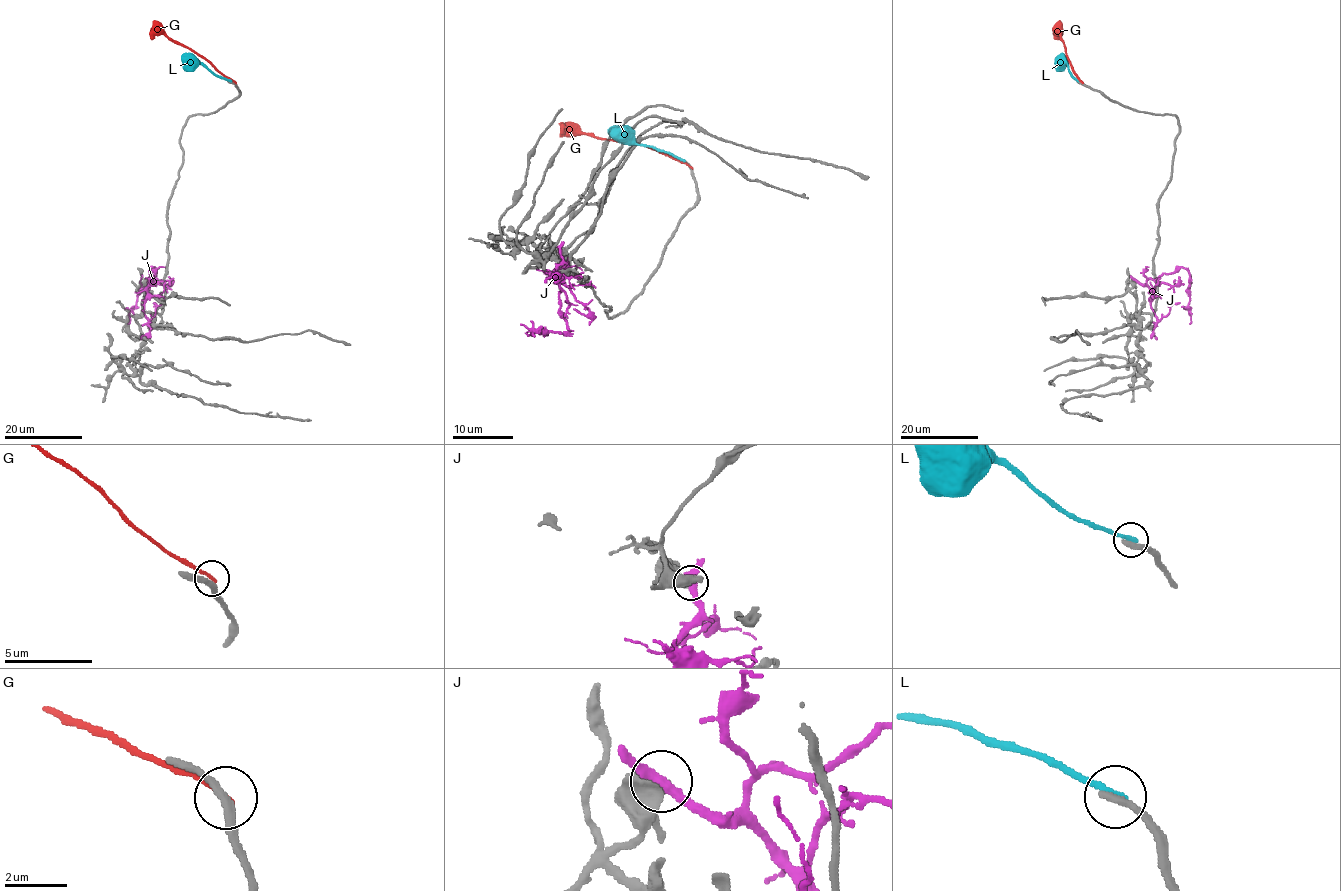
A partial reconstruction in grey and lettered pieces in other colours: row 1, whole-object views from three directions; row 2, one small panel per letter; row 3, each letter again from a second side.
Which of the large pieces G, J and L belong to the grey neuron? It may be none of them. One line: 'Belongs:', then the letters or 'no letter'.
Belongs: no letter

